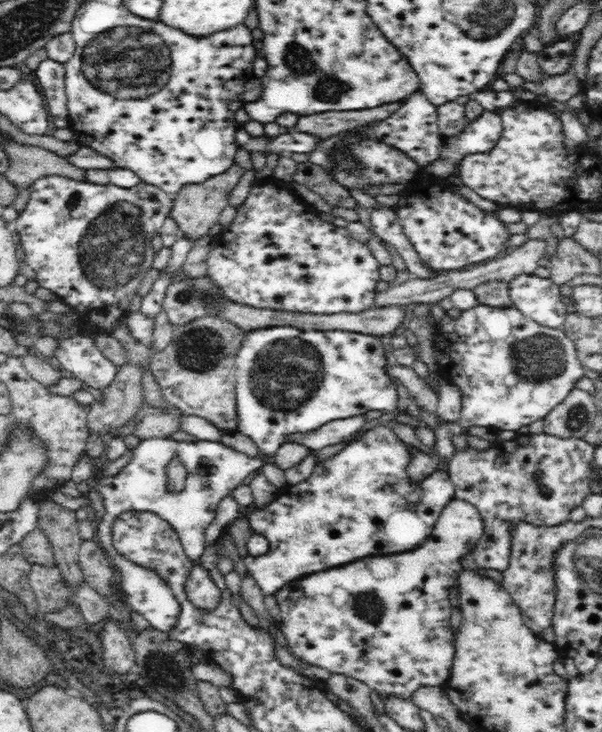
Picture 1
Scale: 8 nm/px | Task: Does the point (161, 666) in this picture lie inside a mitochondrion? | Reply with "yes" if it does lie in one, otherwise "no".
yes

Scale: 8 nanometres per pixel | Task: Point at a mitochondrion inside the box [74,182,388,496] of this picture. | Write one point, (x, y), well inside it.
(287, 372)

